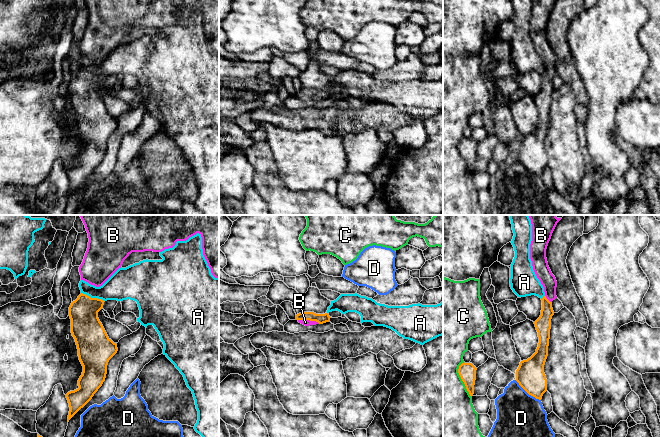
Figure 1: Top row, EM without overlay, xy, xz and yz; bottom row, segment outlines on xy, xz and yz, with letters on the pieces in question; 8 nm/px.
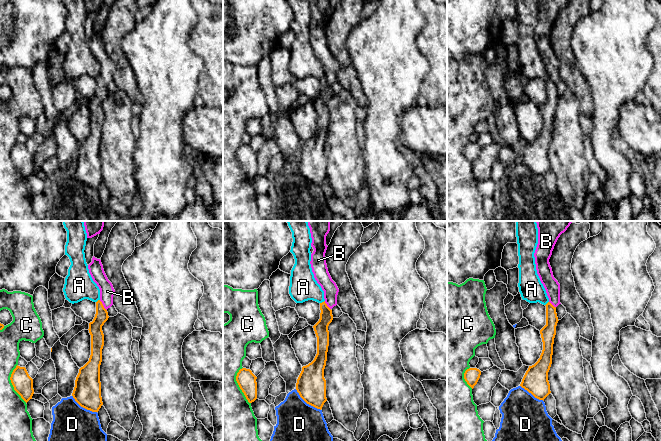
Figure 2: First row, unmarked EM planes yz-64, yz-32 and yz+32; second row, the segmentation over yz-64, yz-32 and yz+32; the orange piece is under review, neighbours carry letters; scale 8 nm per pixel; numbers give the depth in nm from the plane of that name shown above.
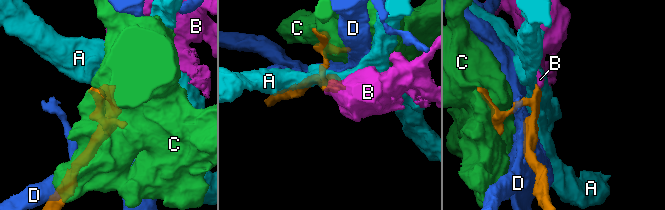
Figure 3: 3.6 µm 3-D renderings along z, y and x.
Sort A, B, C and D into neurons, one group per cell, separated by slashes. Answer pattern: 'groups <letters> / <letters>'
groups A / B / C / D

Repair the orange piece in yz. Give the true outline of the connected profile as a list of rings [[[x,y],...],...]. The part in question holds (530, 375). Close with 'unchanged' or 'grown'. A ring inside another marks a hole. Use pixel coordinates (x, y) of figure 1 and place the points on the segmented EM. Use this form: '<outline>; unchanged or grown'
[[[556,215],[528,216],[532,224],[530,259],[533,270],[544,287],[545,296],[541,299],[541,315],[534,322],[539,337],[538,347],[530,358],[520,362],[516,370],[516,381],[529,395],[541,400],[547,391],[544,365],[548,356],[551,319],[554,315],[552,301],[557,298],[557,281],[548,266],[546,249],[557,223],[562,218],[557,218]]]; grown

